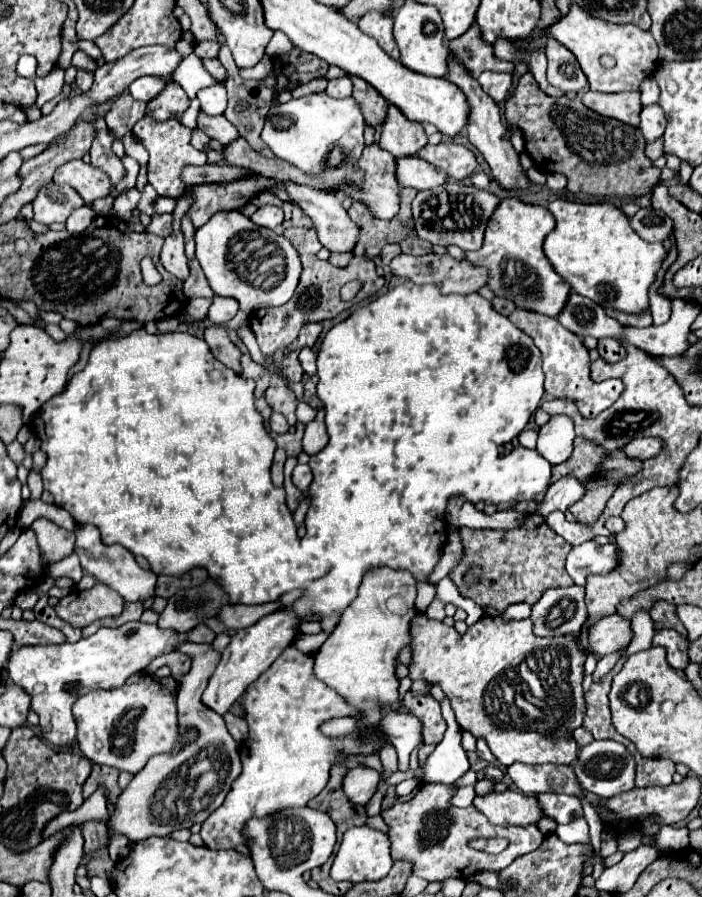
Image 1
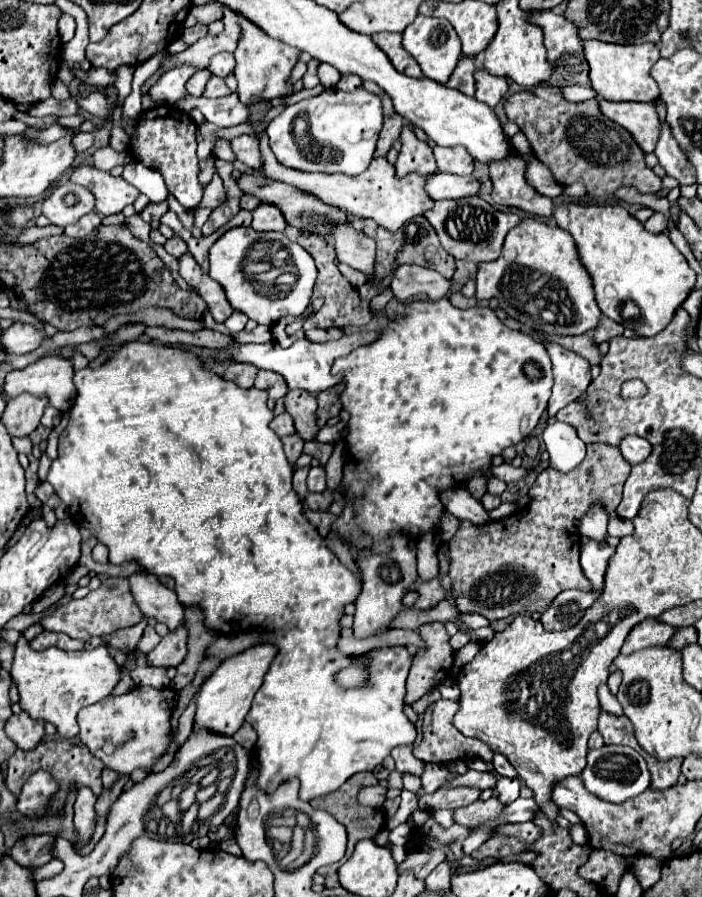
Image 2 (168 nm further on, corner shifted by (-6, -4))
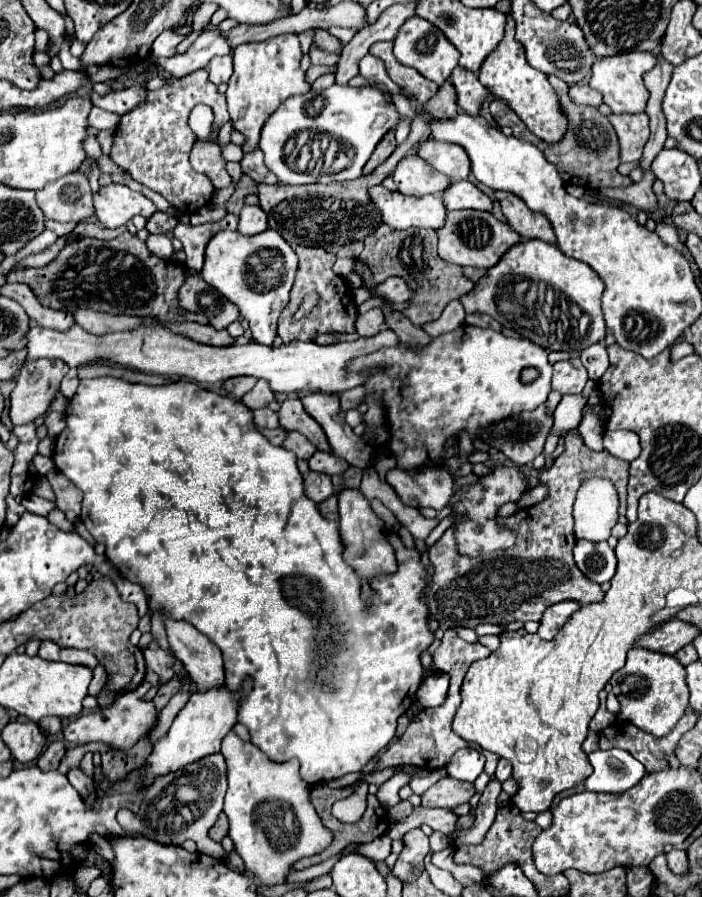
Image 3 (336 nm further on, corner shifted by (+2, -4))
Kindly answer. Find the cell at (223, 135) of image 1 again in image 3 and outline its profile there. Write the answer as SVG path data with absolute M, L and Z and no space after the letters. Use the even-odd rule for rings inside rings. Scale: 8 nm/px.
M256 149L252 153L246 153L240 165L242 165L242 171L246 175L250 175L256 183L266 183L266 185L278 185L280 183L280 179L276 179L276 175L264 165L260 149Z

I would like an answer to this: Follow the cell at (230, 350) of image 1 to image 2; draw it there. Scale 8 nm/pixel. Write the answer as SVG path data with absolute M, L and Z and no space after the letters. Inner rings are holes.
M230 363L224 377L234 381L236 385L244 387L244 389L250 389L254 385L254 377L256 377L256 367L250 365L250 363Z

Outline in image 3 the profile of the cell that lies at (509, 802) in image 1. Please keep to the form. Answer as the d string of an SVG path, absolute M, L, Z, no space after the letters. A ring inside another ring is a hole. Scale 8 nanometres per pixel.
M420 805L420 807L414 807L412 813L404 821L392 825L388 835L390 835L390 839L402 839L402 835L406 831L418 829L424 823L430 825L434 831L450 835L456 831L456 821L458 821L458 817L452 813L452 809L434 809L434 807L422 807Z

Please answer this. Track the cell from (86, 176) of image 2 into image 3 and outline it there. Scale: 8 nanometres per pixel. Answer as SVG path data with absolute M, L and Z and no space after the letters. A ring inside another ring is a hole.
M110 183L94 195L94 207L98 221L108 229L118 229L126 225L134 215L150 219L158 209L156 205L138 191L128 189L126 185Z

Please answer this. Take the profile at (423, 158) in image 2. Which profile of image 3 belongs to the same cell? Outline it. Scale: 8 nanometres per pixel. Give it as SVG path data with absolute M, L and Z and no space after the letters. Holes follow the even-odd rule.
M410 155L398 163L394 171L394 183L398 185L400 193L410 197L422 197L422 195L442 195L452 181L446 175L434 171L418 155Z

